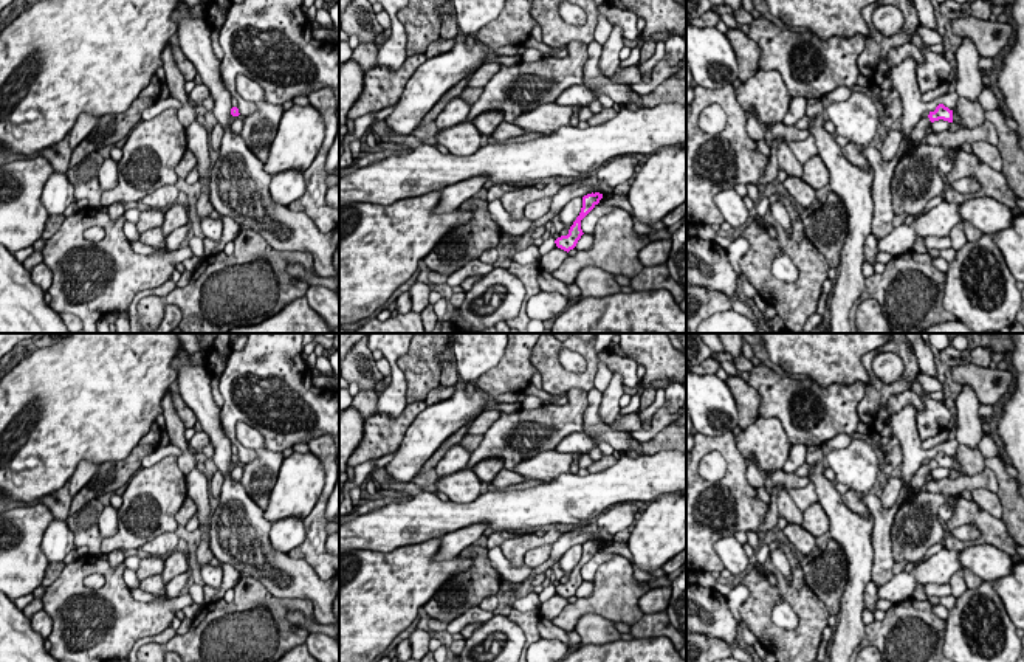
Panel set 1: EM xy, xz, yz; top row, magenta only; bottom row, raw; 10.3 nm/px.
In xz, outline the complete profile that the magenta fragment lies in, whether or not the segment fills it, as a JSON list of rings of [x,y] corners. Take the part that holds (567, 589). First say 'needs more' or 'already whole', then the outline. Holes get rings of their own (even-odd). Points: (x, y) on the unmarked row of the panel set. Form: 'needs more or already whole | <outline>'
already whole | [[[592,540],[582,544],[581,560],[573,569],[573,572],[570,574],[569,581],[561,583],[555,588],[558,595],[569,600],[570,597],[576,594],[578,588],[584,581],[581,577],[581,567],[600,550],[601,546],[603,546],[603,541],[600,540],[595,540],[595,541]]]

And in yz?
needs more | [[[939,451],[934,459],[930,459],[928,464],[922,464],[920,468],[911,478],[909,485],[902,487],[899,498],[891,509],[885,509],[880,498],[872,493],[860,495],[861,501],[868,505],[875,521],[872,530],[872,547],[874,547],[872,581],[877,584],[877,588],[885,586],[894,577],[891,529],[895,513],[899,512],[903,502],[911,499],[914,491],[923,487],[931,471],[939,467],[953,470],[953,457],[950,457],[943,451]]]

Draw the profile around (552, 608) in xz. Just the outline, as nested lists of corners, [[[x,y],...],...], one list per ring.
[[[556,594],[541,605],[539,612],[542,617],[553,620],[555,617],[558,617],[561,614],[561,611],[567,605],[569,605],[569,600]]]

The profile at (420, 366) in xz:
[[[414,333],[406,355],[397,364],[406,378],[406,403],[424,402],[440,386],[442,367],[437,355],[446,349],[448,333]]]

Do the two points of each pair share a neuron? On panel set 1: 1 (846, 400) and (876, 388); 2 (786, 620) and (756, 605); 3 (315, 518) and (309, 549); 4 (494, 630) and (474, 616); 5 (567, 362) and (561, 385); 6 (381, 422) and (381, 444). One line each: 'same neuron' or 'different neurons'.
1: different neurons
2: different neurons
3: same neuron
4: different neurons
5: different neurons
6: same neuron

